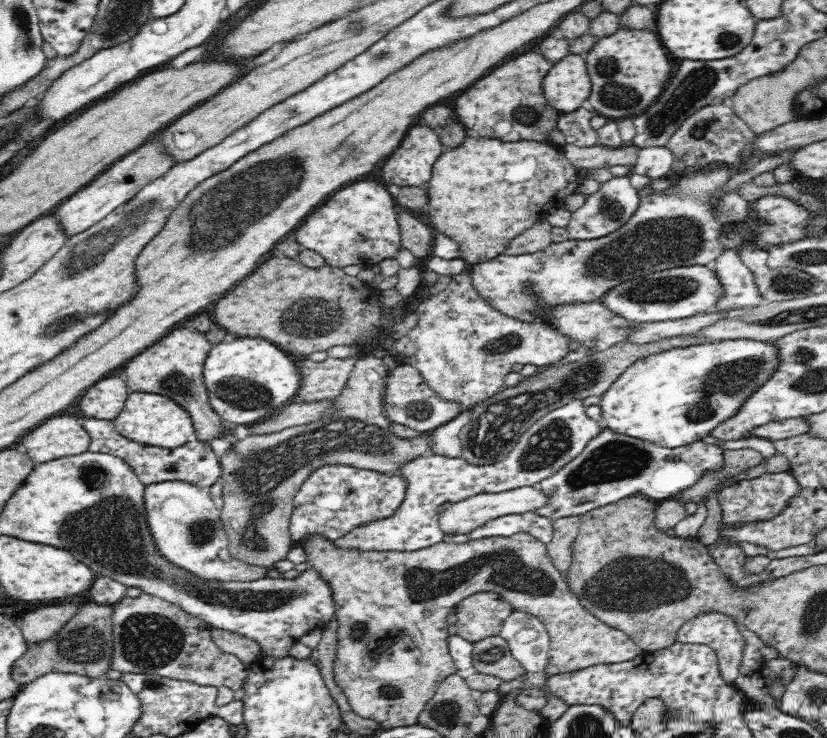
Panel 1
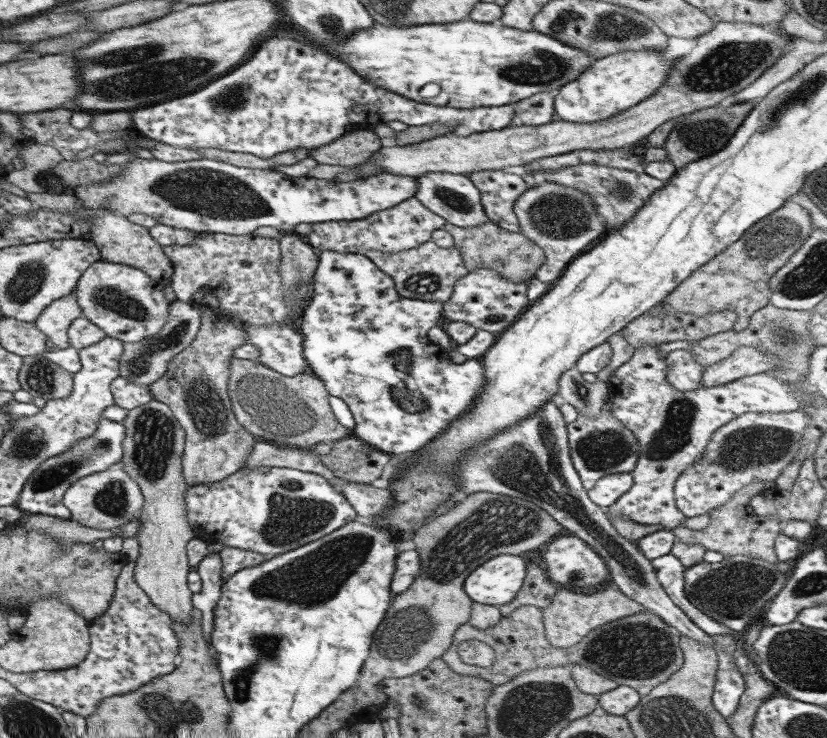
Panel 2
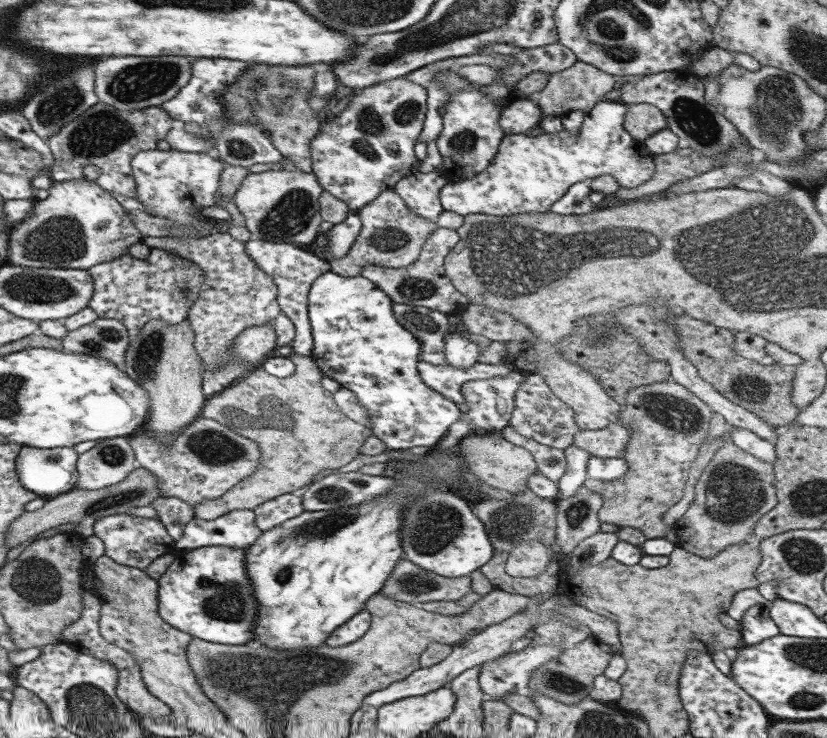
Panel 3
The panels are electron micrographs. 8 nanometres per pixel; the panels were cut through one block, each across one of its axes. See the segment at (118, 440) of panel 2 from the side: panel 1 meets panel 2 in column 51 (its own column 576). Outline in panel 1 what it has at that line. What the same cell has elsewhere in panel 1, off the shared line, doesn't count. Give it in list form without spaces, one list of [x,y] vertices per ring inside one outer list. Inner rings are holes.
[[[603,427],[602,433],[588,442],[580,456],[540,483],[540,489],[545,492],[548,500],[543,507],[534,511],[554,520],[579,516],[636,494],[656,502],[677,498],[682,490],[696,484],[704,474],[722,469],[724,452],[722,447],[701,440],[670,449],[654,442],[614,433]]]

